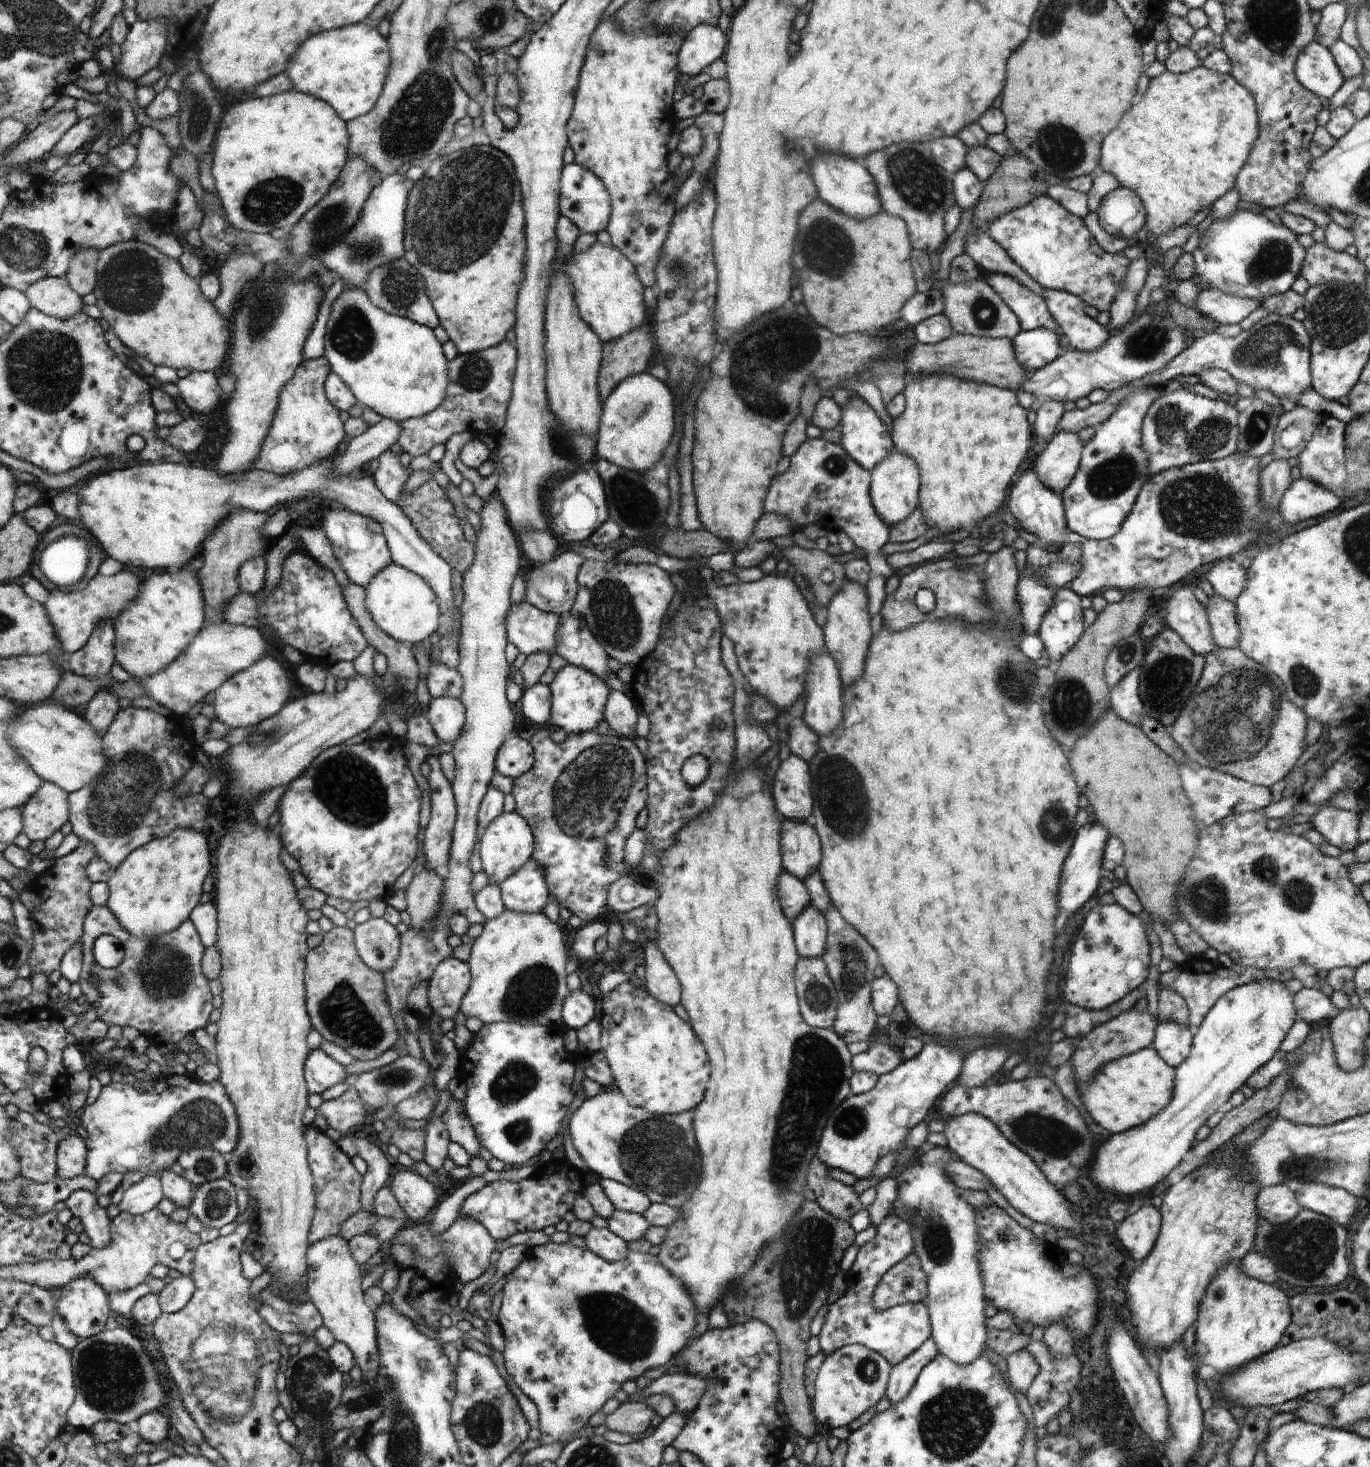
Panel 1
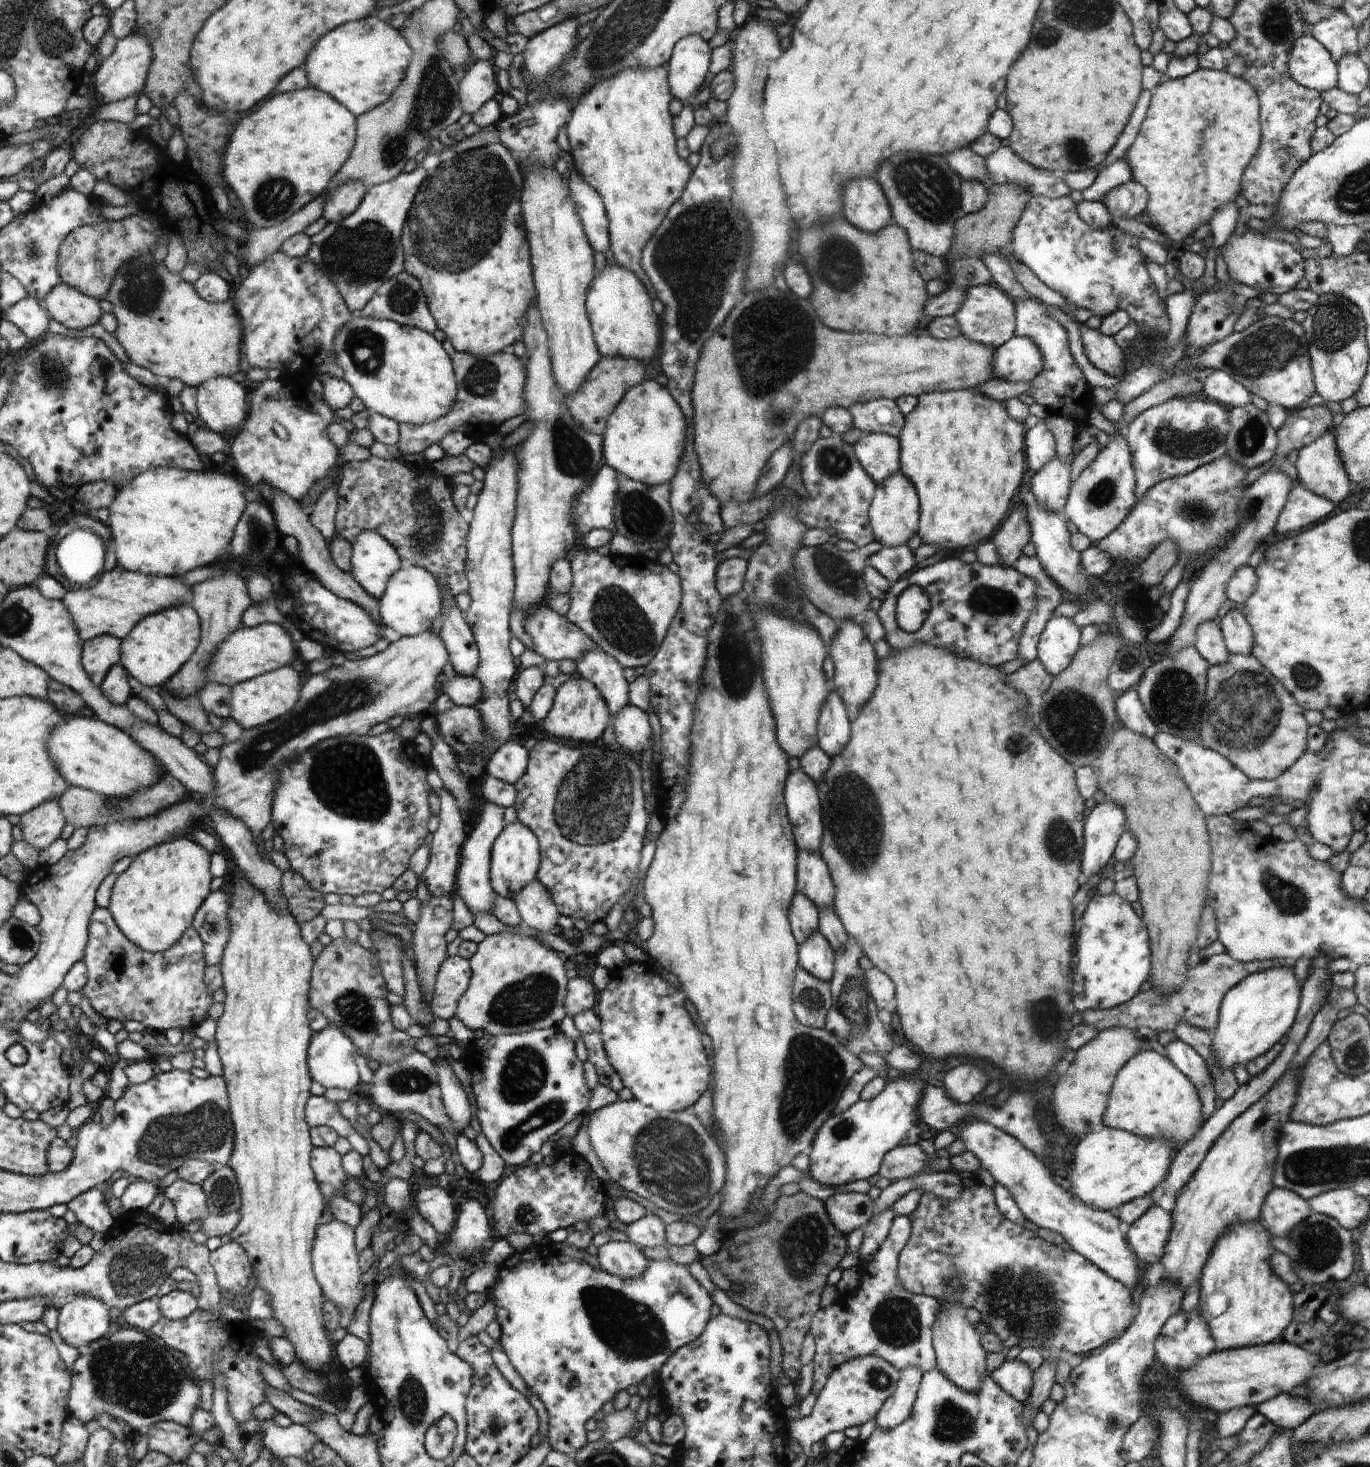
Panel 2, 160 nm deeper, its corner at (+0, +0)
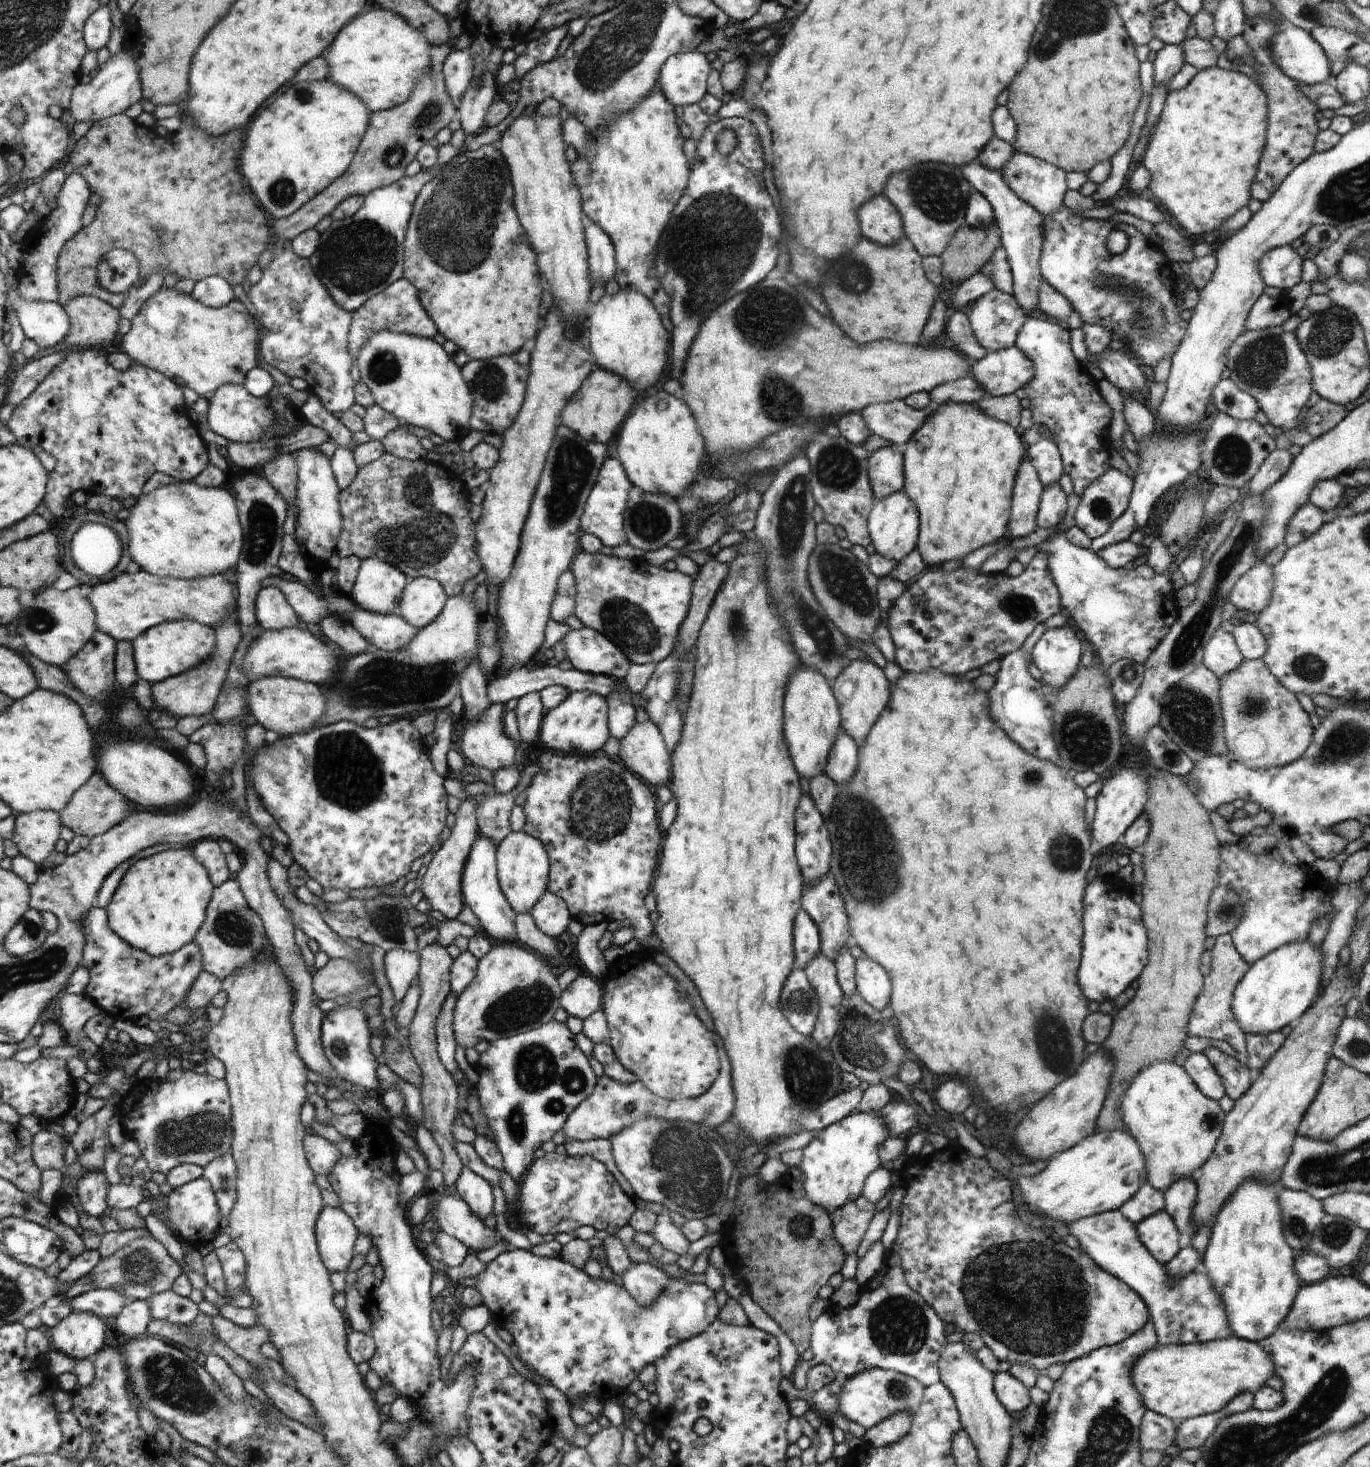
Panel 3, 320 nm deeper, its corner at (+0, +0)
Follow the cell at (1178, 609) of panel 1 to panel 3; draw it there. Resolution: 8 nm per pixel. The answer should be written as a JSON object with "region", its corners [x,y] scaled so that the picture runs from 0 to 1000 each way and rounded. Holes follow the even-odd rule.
{"region":[[[891,427],[881,438],[878,446],[879,454],[890,463],[903,456],[908,449],[901,434]]]}

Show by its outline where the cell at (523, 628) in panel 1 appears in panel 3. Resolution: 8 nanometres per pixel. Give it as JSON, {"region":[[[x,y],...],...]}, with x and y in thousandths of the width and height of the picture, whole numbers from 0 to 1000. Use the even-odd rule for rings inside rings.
{"region":[[[418,429],[410,436],[413,447],[420,456],[455,464],[461,450],[444,434],[434,429]]]}

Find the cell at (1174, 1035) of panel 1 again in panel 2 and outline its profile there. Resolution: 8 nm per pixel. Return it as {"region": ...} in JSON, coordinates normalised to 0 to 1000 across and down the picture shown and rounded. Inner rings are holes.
{"region":[[[861,708],[851,713],[851,716],[853,716],[851,721],[872,738],[877,751],[877,757],[880,763],[887,757],[886,751],[888,748],[888,744],[885,737],[884,737],[884,731],[880,723],[870,713]]]}

